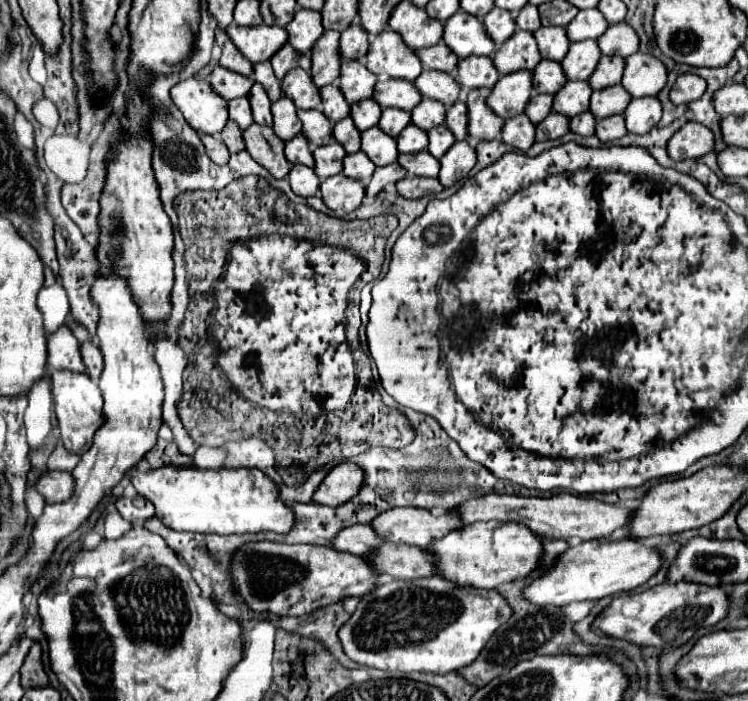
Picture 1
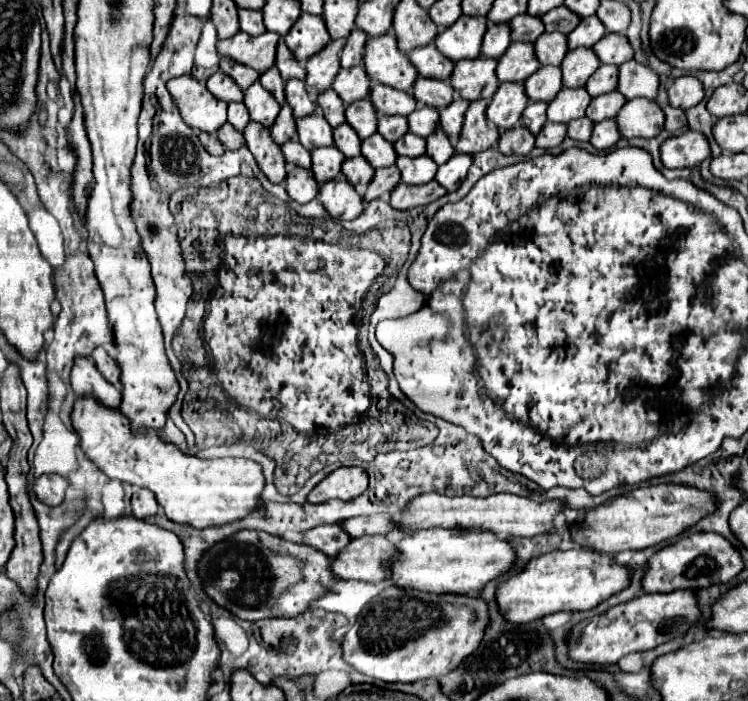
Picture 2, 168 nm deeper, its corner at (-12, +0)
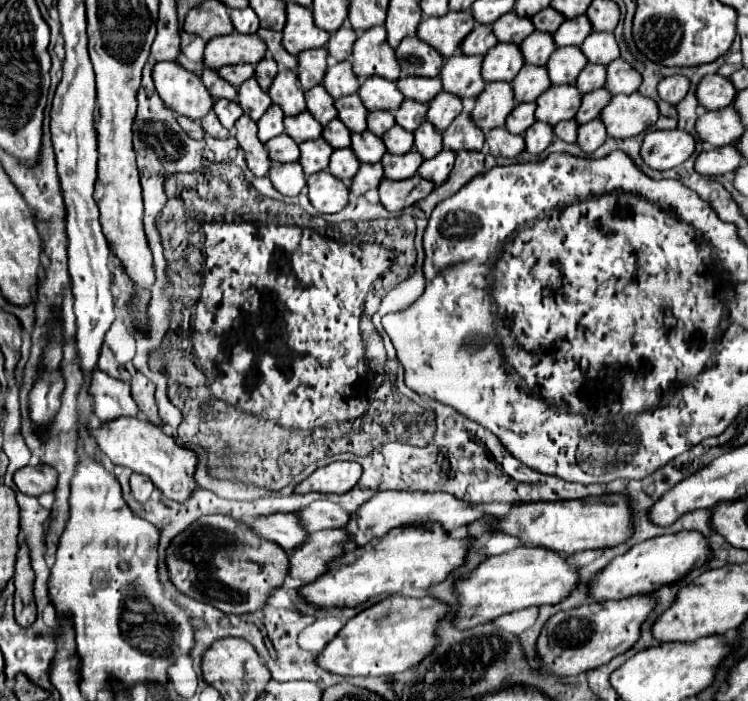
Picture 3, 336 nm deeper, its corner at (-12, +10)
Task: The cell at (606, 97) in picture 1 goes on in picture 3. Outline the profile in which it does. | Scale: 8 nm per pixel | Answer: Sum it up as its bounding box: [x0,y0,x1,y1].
[576,88,612,124]

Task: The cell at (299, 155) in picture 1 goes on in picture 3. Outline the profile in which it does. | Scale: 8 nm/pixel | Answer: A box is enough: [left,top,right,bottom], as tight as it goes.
[266,134,300,164]

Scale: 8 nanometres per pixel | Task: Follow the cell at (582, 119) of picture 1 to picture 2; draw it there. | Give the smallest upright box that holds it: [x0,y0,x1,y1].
[568,118,592,142]

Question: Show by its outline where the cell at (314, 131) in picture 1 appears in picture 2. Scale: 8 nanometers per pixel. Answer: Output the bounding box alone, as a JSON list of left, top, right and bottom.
[296,114,334,150]

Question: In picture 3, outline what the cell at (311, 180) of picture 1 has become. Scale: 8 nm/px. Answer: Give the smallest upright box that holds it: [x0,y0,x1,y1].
[268,162,306,196]

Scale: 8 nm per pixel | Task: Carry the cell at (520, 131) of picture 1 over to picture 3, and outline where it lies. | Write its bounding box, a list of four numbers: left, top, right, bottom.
[486,126,524,158]

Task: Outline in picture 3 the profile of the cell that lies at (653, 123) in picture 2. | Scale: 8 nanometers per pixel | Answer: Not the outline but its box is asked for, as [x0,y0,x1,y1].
[602,92,658,138]

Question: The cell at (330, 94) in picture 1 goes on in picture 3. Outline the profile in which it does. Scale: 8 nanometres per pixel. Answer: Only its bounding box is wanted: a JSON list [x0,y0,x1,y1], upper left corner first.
[304,84,336,126]

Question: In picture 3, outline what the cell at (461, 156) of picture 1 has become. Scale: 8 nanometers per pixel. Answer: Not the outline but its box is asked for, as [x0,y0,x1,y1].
[418,148,456,184]

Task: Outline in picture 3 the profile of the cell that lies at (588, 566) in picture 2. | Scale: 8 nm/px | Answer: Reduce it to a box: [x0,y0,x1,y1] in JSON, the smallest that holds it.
[454,546,580,628]

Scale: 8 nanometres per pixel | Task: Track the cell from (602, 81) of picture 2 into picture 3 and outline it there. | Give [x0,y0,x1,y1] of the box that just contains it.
[576,64,606,94]

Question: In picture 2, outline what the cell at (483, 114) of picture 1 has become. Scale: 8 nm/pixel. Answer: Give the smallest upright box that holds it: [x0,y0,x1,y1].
[454,102,498,154]

